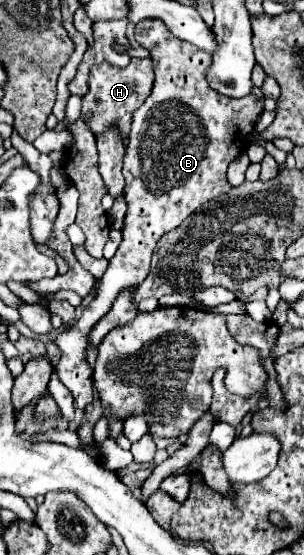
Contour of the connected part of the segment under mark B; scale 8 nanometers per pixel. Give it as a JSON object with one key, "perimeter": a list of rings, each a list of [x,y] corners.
{"perimeter":[[[140,21],[134,29],[134,39],[150,51],[150,57],[154,61],[154,87],[150,97],[134,111],[130,141],[126,147],[124,157],[124,199],[128,203],[128,211],[124,217],[122,227],[122,243],[116,251],[116,255],[110,259],[110,265],[100,279],[100,287],[96,297],[88,303],[88,307],[82,311],[80,321],[56,337],[56,343],[62,351],[62,359],[58,363],[58,375],[60,381],[72,391],[78,409],[84,409],[92,401],[92,371],[86,361],[86,349],[88,349],[88,331],[112,309],[112,303],[116,297],[130,287],[138,287],[150,273],[150,257],[152,251],[162,235],[176,229],[188,215],[192,215],[198,207],[208,203],[214,197],[220,197],[228,193],[230,183],[226,181],[226,169],[232,159],[236,159],[246,147],[250,145],[250,133],[254,131],[254,123],[262,113],[262,99],[256,101],[254,95],[232,99],[216,93],[208,87],[204,81],[206,67],[210,65],[210,53],[198,49],[196,45],[188,41],[180,41],[168,33],[166,25],[160,25],[160,21]]]}

